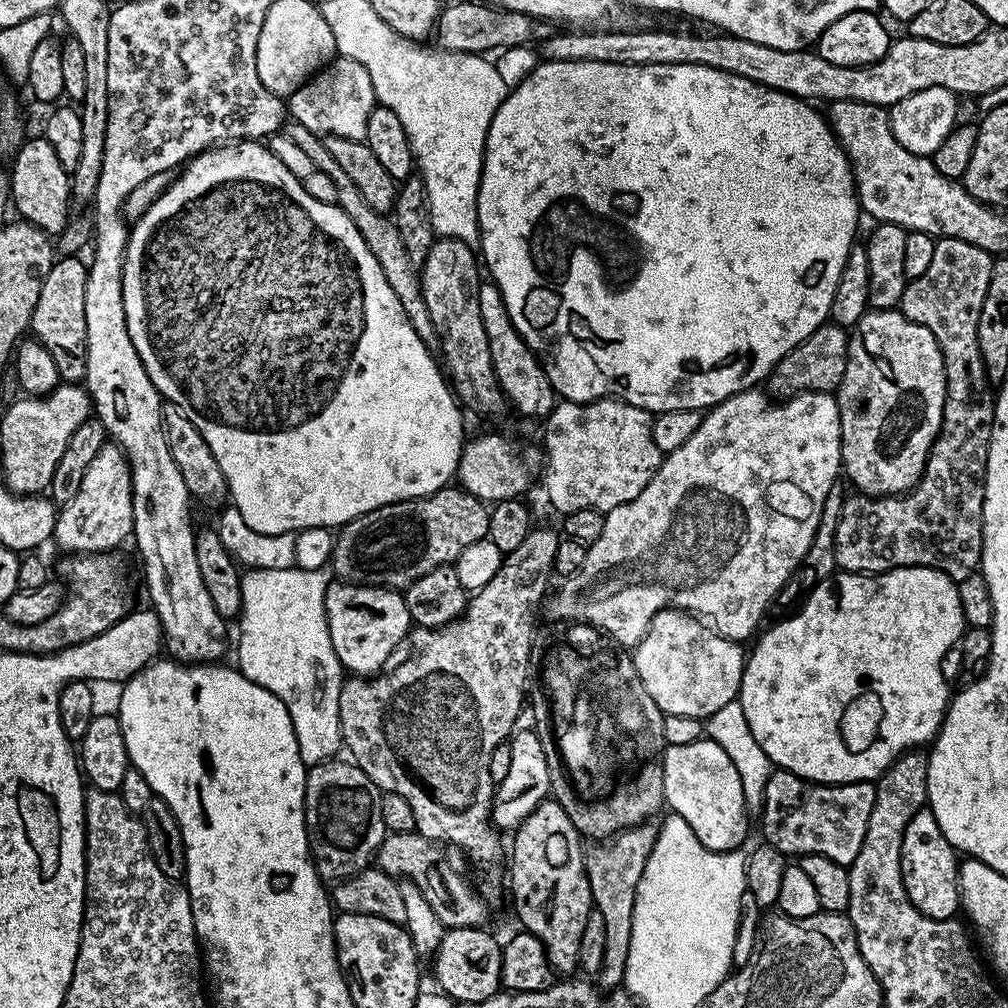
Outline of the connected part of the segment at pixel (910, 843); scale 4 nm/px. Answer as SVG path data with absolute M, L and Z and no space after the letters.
M922 807L910 818L902 838L900 865L906 894L918 911L935 920L951 920L961 911L958 853L942 834L931 808Z

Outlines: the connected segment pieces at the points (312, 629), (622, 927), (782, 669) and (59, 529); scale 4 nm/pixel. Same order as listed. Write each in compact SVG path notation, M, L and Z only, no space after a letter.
M227 505L216 525L216 531L228 552L238 557L241 565L252 567L240 578L242 586L242 606L238 623L240 623L240 641L234 644L238 671L250 682L270 690L286 706L292 719L294 734L298 738L298 750L305 766L320 764L331 760L341 751L340 719L338 718L338 698L342 683L340 660L334 654L330 642L330 630L326 622L324 595L330 583L330 576L324 568L302 570L295 567L293 558L293 533L283 532L278 535L264 535L246 524L245 518L235 505Z
M645 822L635 824L633 828L623 828L621 832L589 843L592 845L584 848L584 869L590 882L594 911L602 914L602 926L606 929L602 966L598 973L601 989L616 990L624 983L626 958L630 954L630 934L634 934L634 898L642 870L650 858L650 850L654 850L659 833L659 823Z
M895 568L889 572L878 572L875 574L837 570L832 573L830 578L818 582L818 586L809 594L803 603L799 605L798 611L795 614L788 614L780 619L784 620L778 621L773 628L766 629L767 627L765 627L763 631L759 633L759 636L761 635L760 641L753 646L752 652L750 648L750 651L747 653L738 697L742 710L746 714L746 722L750 722L750 734L754 734L755 740L758 741L758 746L762 746L762 750L766 750L768 759L772 761L777 769L793 772L794 775L801 776L804 780L813 784L849 784L850 782L862 782L863 780L875 782L880 779L882 773L884 773L903 752L919 749L921 746L924 746L924 743L927 745L929 742L935 741L936 733L940 731L940 724L944 720L944 714L948 711L948 701L950 699L948 684L944 681L944 655L946 655L951 648L953 651L953 649L959 645L960 635L964 632L966 627L964 615L962 614L962 602L958 598L957 581L950 579L947 574L939 572L936 568Z
M105 442L102 450L94 454L94 462L86 466L86 474L82 474L82 482L78 486L78 494L69 504L59 509L56 517L54 544L65 548L68 554L91 554L93 552L110 552L119 549L124 539L132 536L132 471L124 451L111 442Z

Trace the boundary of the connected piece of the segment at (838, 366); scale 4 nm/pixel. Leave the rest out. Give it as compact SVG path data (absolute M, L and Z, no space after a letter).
M825 322L810 334L794 350L787 352L766 377L766 392L772 398L787 398L797 396L800 392L831 392L839 388L842 378L846 374L848 361L849 333L839 324Z

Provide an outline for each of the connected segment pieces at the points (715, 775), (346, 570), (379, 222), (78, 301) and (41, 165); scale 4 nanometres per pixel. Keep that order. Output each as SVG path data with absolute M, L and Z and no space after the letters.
M707 738L679 746L669 744L661 753L661 764L665 805L686 820L700 843L715 852L741 849L750 828L750 812L742 793L742 780L726 750Z
M445 486L429 496L419 496L413 500L394 502L378 510L370 510L365 516L354 518L343 525L335 533L331 571L336 571L340 575L337 577L344 582L403 590L418 578L422 578L422 574L430 574L430 570L455 565L458 554L462 554L466 546L485 539L488 535L489 511L489 505L485 501L465 492L459 486Z
M289 119L285 123L282 132L283 135L290 138L290 142L295 142L306 153L310 162L314 162L317 172L325 172L330 174L330 178L334 178L334 186L338 186L336 204L348 215L350 222L354 222L354 226L358 226L358 234L362 234L366 246L370 246L370 254L374 254L374 258L378 258L378 266L382 266L382 274L386 274L386 282L390 282L390 290L394 290L394 294L398 294L398 302L402 302L402 310L406 314L414 334L418 334L418 338L422 338L422 342L428 347L429 352L439 353L440 339L434 330L430 310L426 310L424 291L420 289L417 269L410 262L410 254L406 254L406 246L402 243L402 237L398 234L398 226L392 221L391 215L374 210L374 206L370 206L366 202L366 198L362 198L362 194L358 194L358 186L354 186L354 178L347 176L342 171L342 166L338 166L338 162L331 156L330 150L326 150L325 137L314 134L314 130L306 130L306 126L302 126L302 122L293 119Z
M68 254L53 263L46 282L42 282L42 294L38 294L38 306L34 306L31 335L39 344L50 350L54 366L58 366L61 381L80 382L86 374L86 278L88 264Z
M36 134L33 140L32 137L25 139L10 164L10 200L14 208L16 204L19 215L49 234L63 232L70 219L70 173L58 162L54 146L50 146L43 135Z

